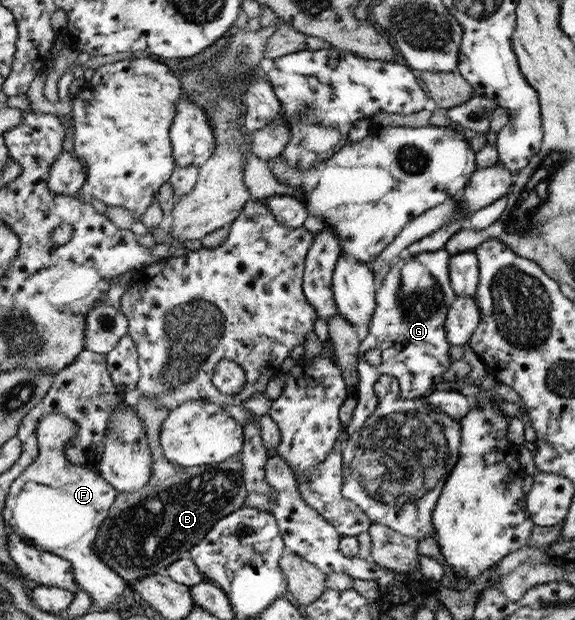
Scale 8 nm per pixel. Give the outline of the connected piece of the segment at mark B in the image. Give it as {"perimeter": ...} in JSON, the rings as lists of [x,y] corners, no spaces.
{"perimeter":[[[142,395],[134,408],[147,432],[154,475],[147,487],[139,492],[118,492],[104,525],[100,525],[95,537],[95,553],[129,584],[141,577],[164,572],[169,565],[186,556],[219,520],[244,505],[248,492],[240,455],[229,457],[220,464],[196,468],[172,464],[159,442],[163,421],[171,411]]]}

